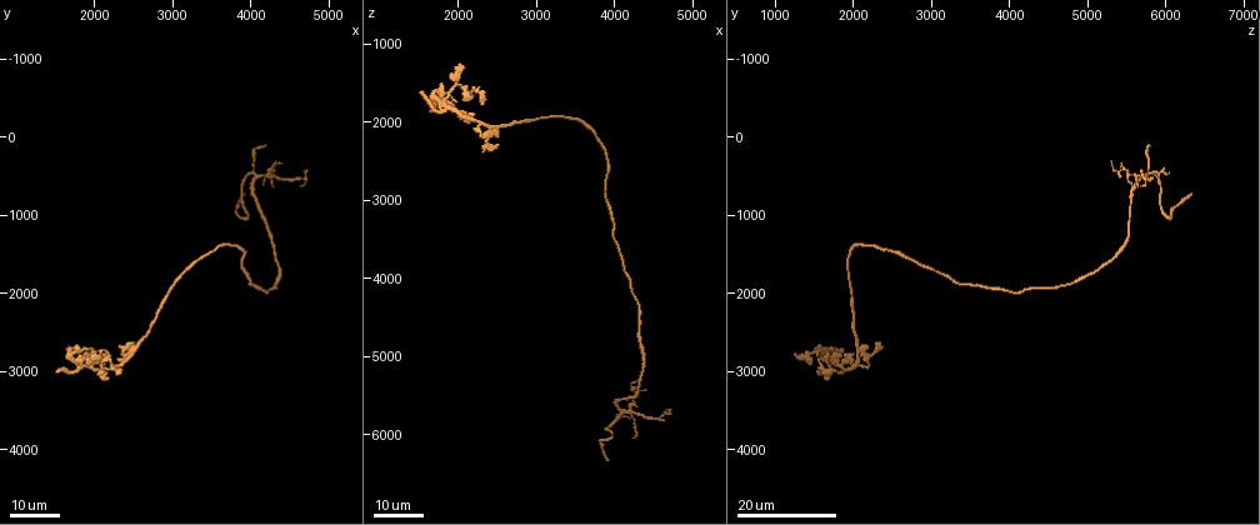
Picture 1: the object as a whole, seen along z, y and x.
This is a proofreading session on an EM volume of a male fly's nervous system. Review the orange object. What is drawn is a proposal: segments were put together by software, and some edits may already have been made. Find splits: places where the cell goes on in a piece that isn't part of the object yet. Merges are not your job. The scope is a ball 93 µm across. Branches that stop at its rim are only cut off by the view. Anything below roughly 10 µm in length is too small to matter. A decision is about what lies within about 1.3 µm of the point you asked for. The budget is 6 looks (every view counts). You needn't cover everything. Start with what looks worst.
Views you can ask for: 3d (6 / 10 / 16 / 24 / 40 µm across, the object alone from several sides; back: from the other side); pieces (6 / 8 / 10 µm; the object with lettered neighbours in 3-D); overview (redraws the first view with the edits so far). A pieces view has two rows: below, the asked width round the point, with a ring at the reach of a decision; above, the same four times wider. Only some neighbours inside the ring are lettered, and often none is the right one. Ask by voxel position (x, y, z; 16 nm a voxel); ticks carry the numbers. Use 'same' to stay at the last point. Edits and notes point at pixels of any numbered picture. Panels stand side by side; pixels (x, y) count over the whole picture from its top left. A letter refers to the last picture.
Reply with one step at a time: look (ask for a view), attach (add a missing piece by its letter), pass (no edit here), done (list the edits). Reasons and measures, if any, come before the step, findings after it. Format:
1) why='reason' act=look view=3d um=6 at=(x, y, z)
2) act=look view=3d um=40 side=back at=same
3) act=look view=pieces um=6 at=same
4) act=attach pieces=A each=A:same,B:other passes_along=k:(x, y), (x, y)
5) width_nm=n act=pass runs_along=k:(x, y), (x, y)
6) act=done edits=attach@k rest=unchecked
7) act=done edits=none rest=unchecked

why='branch stops here' act=look view=3d um=16 at=(2250, 2800, 1900)

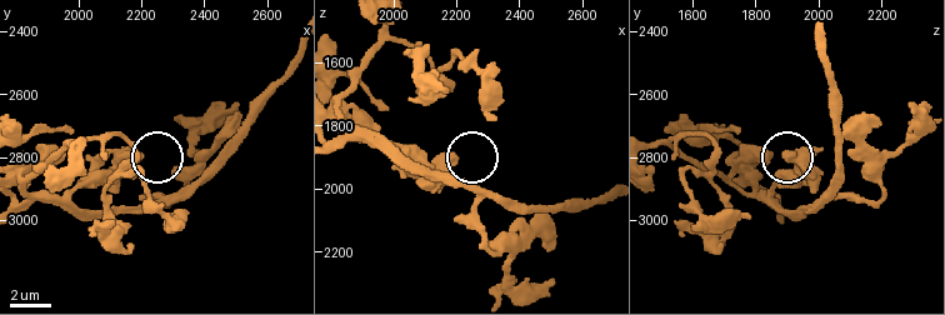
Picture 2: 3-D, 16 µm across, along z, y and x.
act=look view=pieces um=8 at=(2190, 2790, 1910)

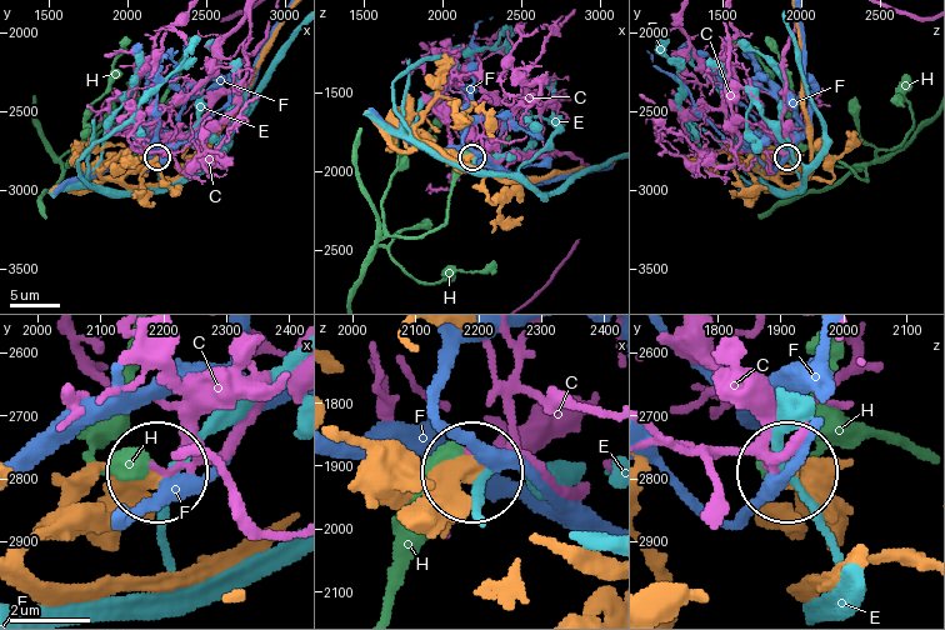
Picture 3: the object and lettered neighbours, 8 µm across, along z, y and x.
act=pass each=C:other,E:other,F:other,H:other runs_along=3:(241, 541), (140, 581), (30, 571), (40, 541), (158, 474) found='no lettered piece goes on from it'

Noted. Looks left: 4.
why='free end' act=look view=3d um=16 at=(2500, 2650, 2300)

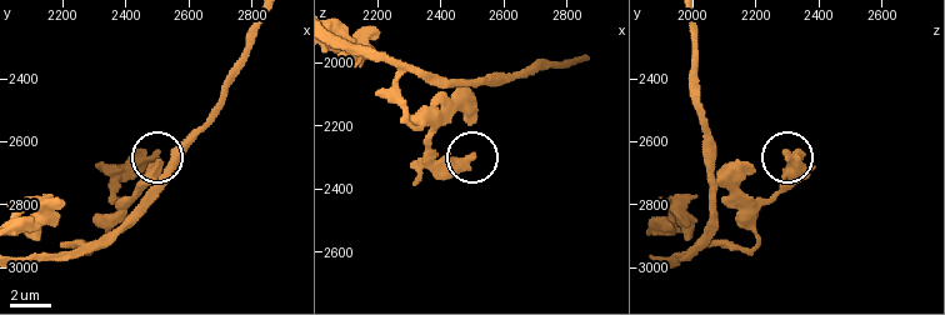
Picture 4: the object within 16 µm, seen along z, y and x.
act=look view=pieces um=8 at=(2500, 2630, 2290)

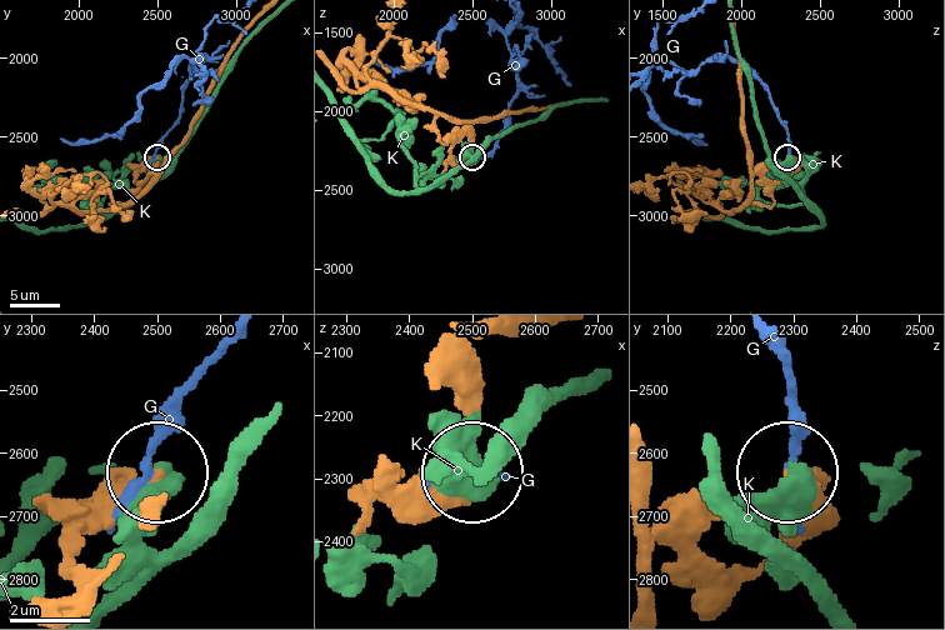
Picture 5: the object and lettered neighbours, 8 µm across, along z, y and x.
act=pass each=G:other,K:other runs_along=5:(106, 561), (90, 571), (76, 558), (154, 474) found='no lettered piece goes on from it'

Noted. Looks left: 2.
why='tapers out' act=look view=3d um=16 at=(4300, 500, 5400)

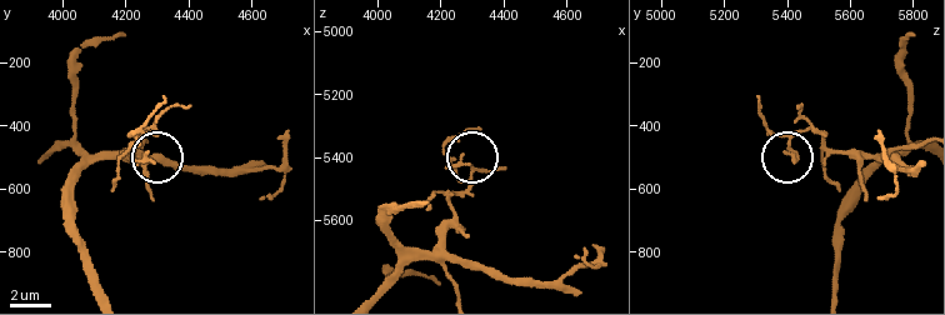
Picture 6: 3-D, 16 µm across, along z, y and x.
why='see the neighbours' act=look view=pieces um=6 at=(4280, 520, 5420)

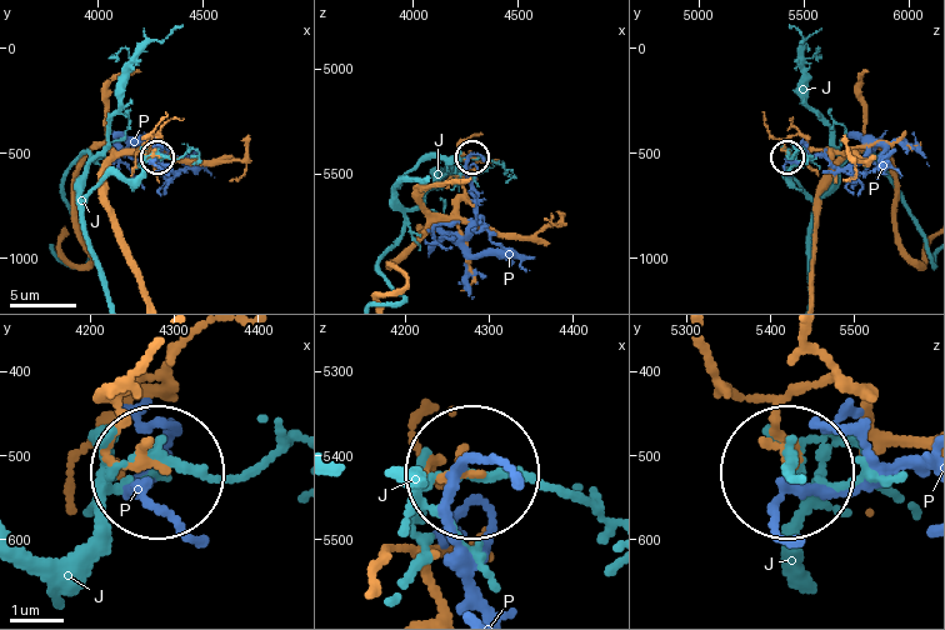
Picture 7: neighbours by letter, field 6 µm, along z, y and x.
act=pass each=J:other,P:other found='none of them fits'

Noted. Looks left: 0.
act=done edits=none rest=unchecked

